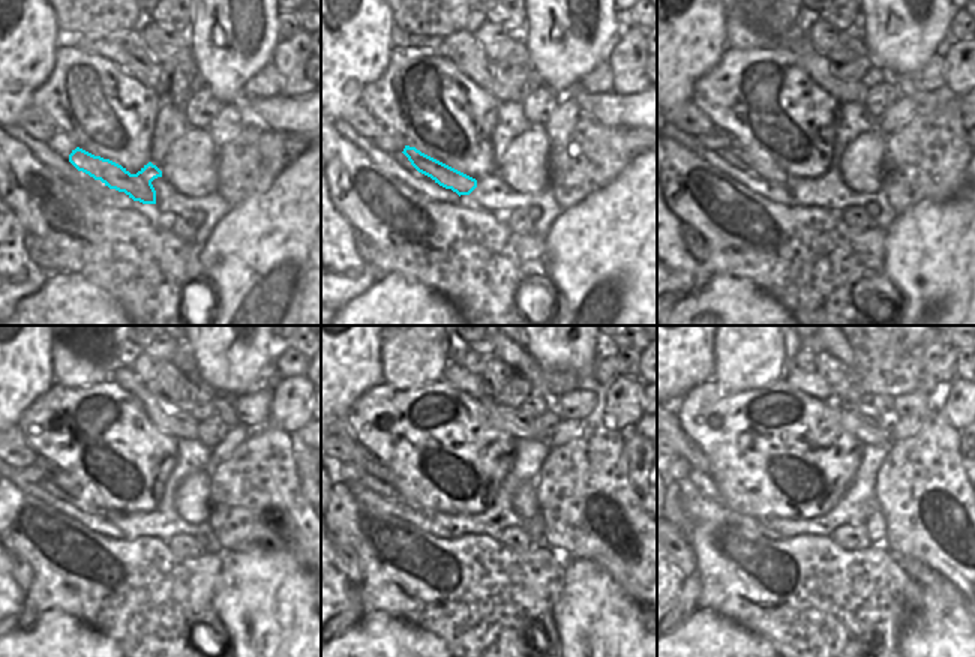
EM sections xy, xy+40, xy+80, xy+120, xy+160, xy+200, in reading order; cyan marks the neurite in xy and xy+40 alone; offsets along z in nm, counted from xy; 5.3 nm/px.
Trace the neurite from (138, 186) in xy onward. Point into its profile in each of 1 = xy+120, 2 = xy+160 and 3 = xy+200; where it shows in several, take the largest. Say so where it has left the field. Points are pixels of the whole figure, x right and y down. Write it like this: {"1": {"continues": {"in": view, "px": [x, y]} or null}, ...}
{"1": {"continues": {"in": "xy+120", "px": [51, 474]}}, "2": {"continues": {"in": "xy+160", "px": [368, 462]}}, "3": {"continues": {"in": "xy+200", "px": [692, 453]}}}

